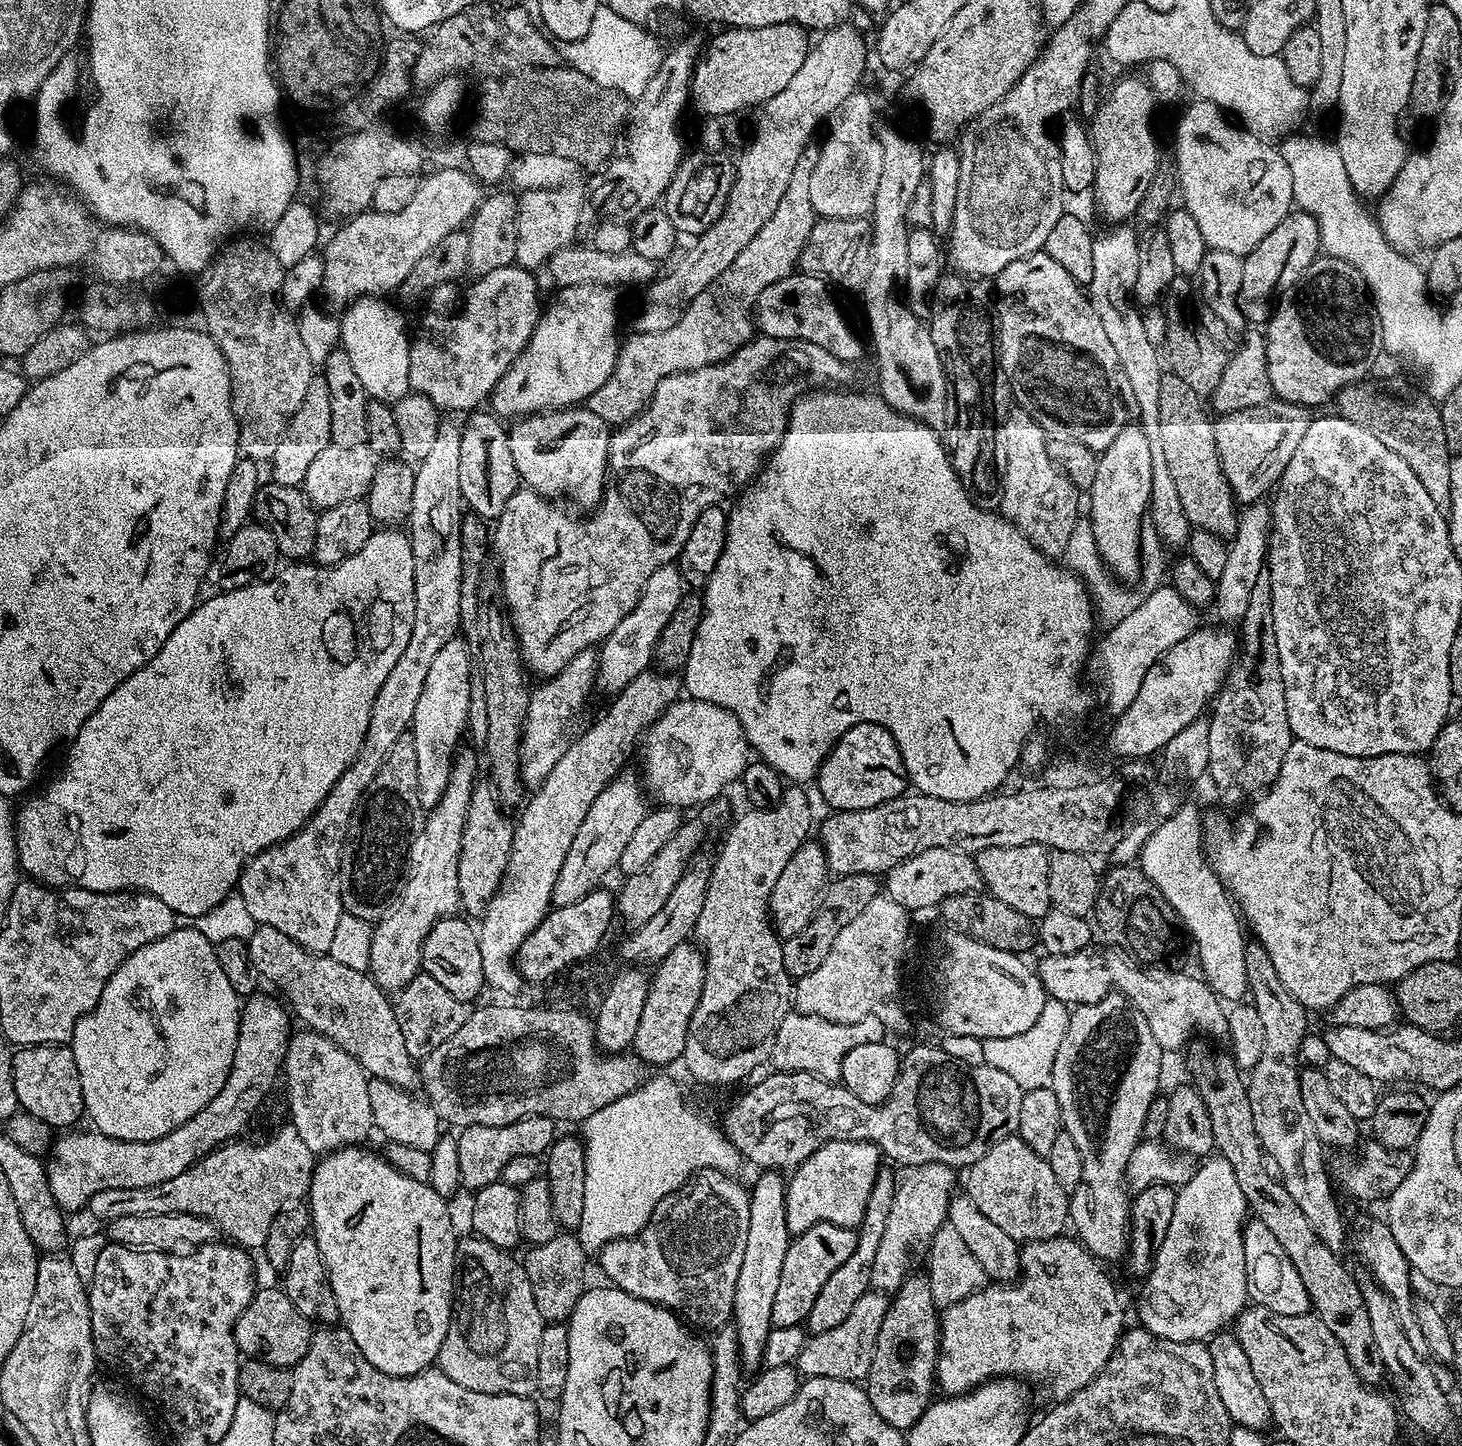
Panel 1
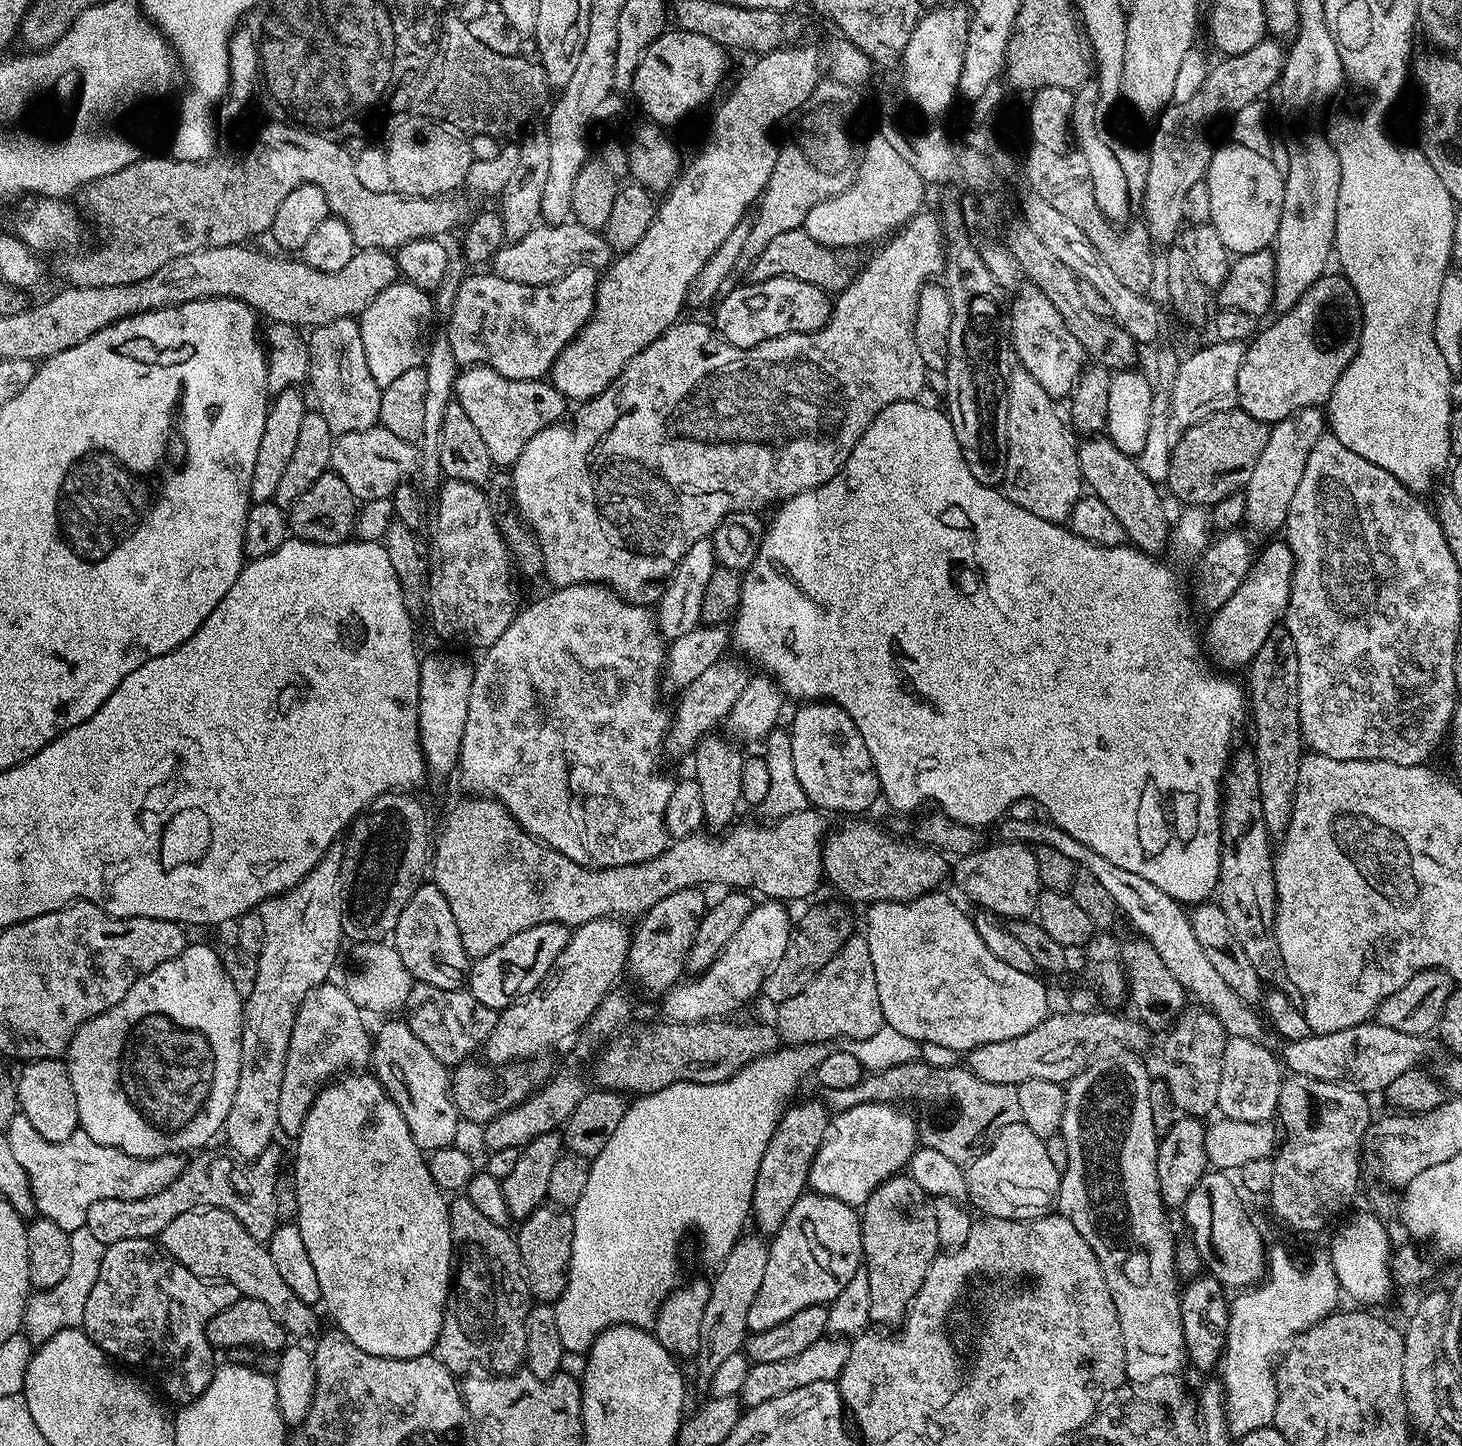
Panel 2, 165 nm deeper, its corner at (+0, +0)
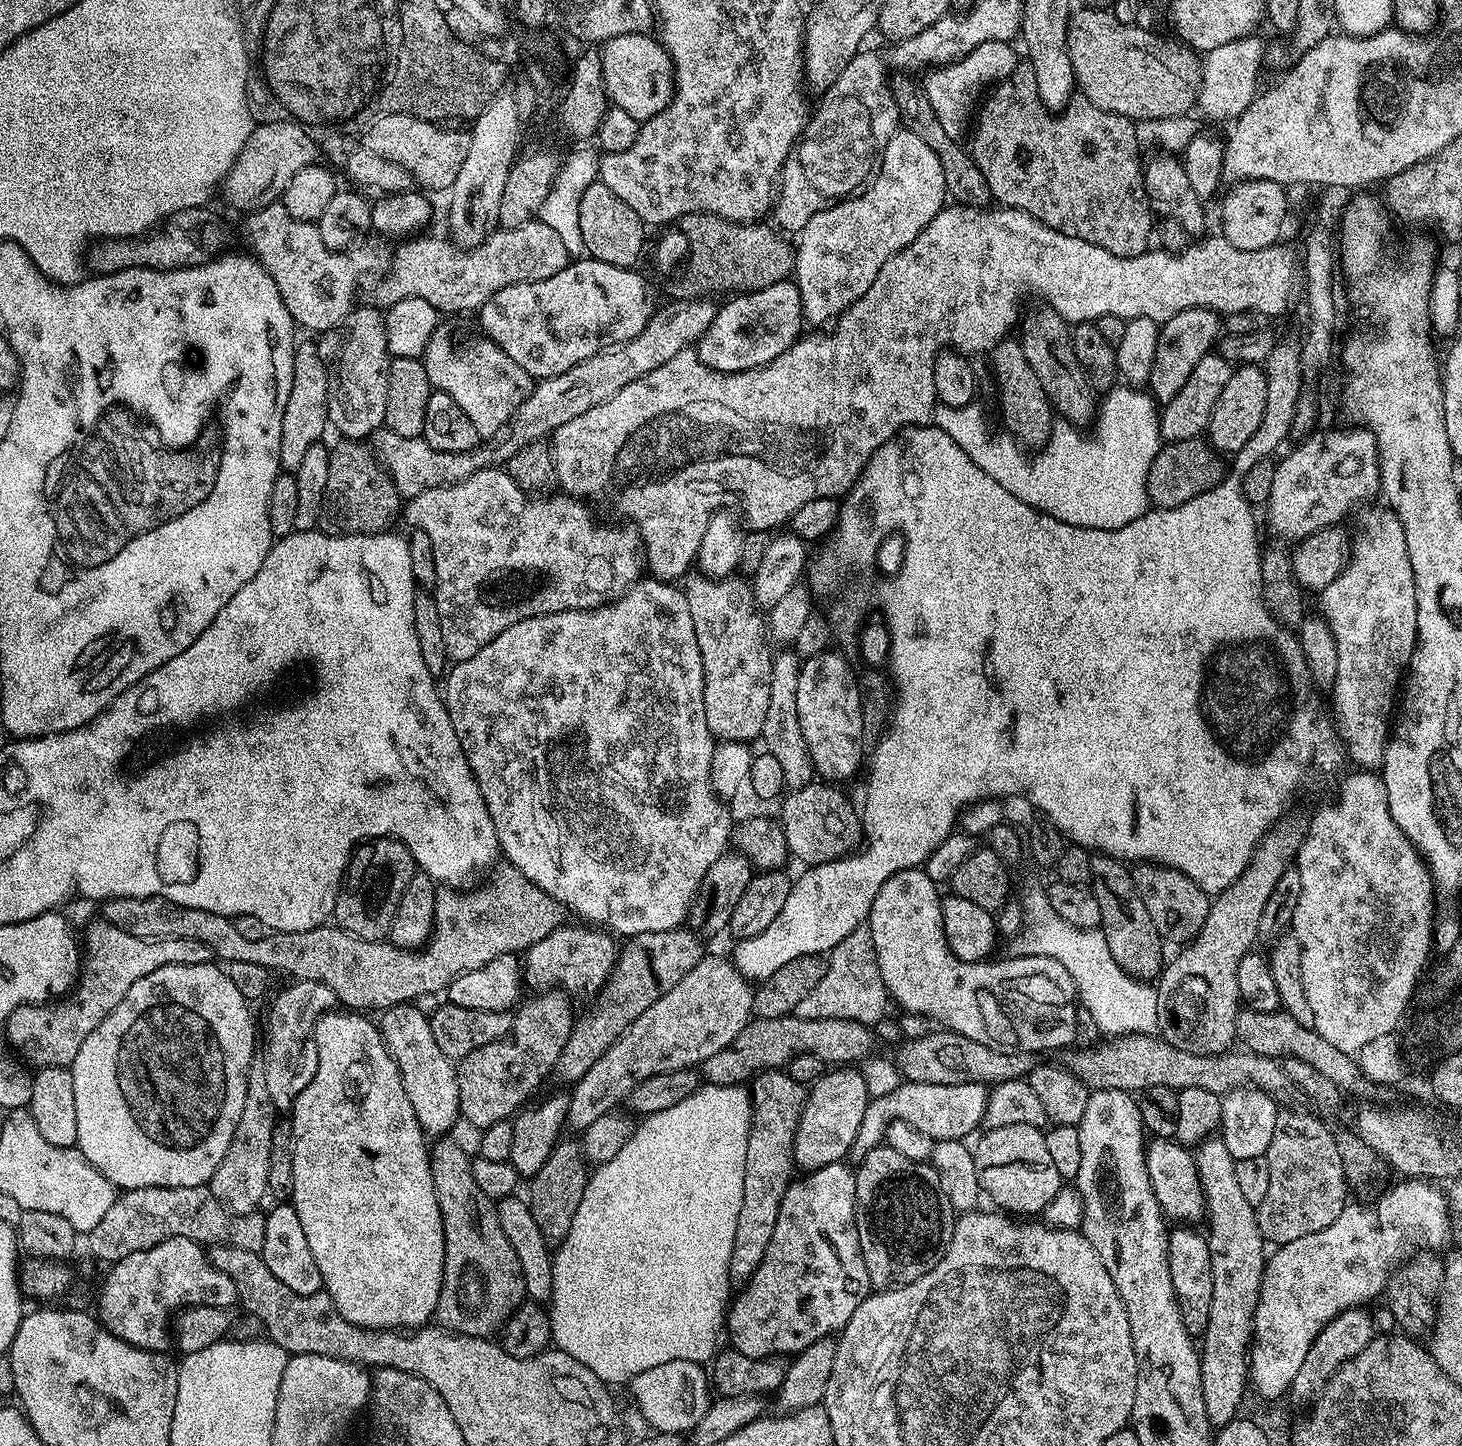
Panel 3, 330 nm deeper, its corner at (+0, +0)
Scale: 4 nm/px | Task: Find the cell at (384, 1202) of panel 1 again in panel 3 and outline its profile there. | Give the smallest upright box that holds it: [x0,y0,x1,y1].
[290,1010,444,1330]

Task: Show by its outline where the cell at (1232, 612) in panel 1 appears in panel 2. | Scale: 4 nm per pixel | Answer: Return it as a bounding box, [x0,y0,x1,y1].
[1244,407,1326,532]

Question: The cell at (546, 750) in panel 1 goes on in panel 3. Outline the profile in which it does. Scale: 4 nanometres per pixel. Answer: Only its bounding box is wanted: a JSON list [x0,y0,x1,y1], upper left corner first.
[442,578,734,938]

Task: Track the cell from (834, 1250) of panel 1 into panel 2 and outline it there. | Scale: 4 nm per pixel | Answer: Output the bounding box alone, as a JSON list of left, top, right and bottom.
[747,1191,864,1333]

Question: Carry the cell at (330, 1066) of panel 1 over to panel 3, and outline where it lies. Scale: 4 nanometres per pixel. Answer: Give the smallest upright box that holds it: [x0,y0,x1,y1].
[268,980,337,1109]

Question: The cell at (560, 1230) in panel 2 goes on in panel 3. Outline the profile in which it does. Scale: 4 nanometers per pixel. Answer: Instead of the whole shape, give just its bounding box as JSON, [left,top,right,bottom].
[530,1138,590,1242]

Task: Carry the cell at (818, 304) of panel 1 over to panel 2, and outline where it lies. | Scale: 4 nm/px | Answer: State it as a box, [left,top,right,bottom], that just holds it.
[714,278,833,348]

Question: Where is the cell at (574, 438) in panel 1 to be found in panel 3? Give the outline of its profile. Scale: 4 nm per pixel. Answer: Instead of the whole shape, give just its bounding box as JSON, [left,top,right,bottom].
[422,323,534,438]

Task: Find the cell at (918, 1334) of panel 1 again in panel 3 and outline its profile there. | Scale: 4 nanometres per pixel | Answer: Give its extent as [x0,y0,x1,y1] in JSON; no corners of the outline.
[855,1146,958,1290]

